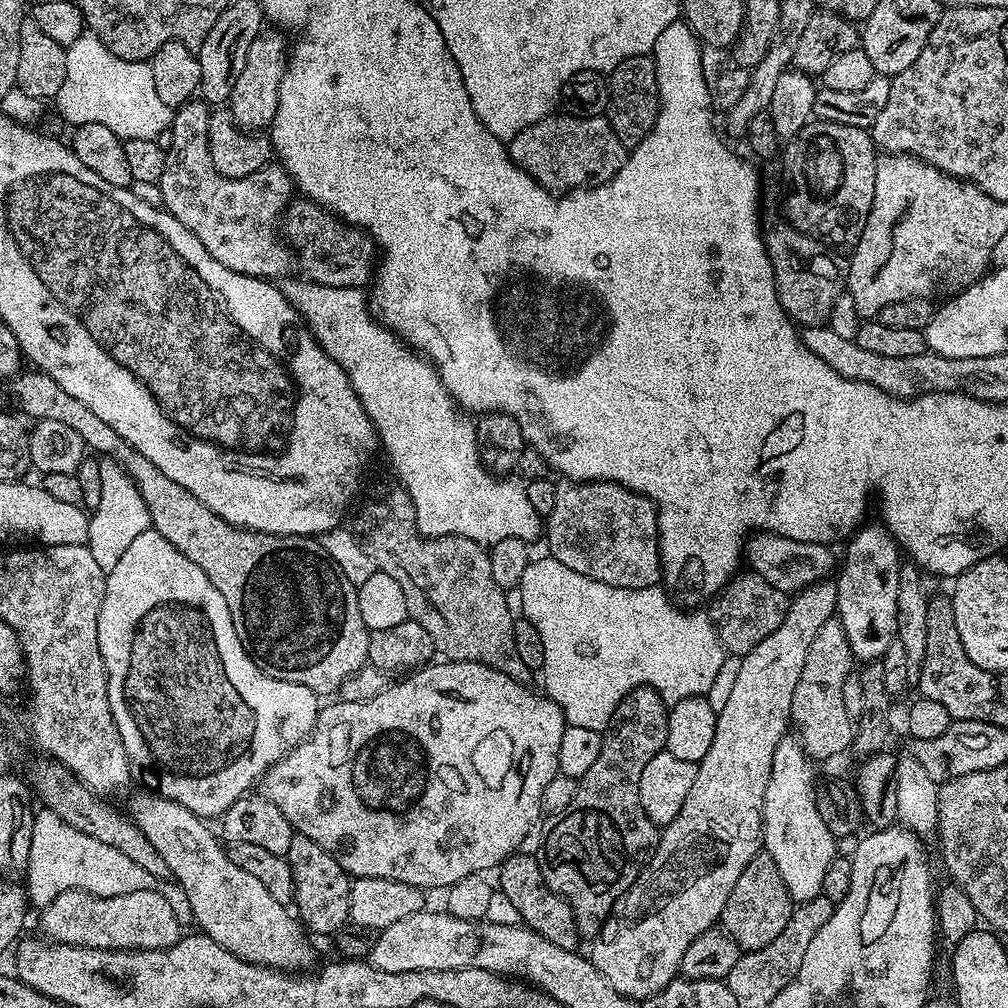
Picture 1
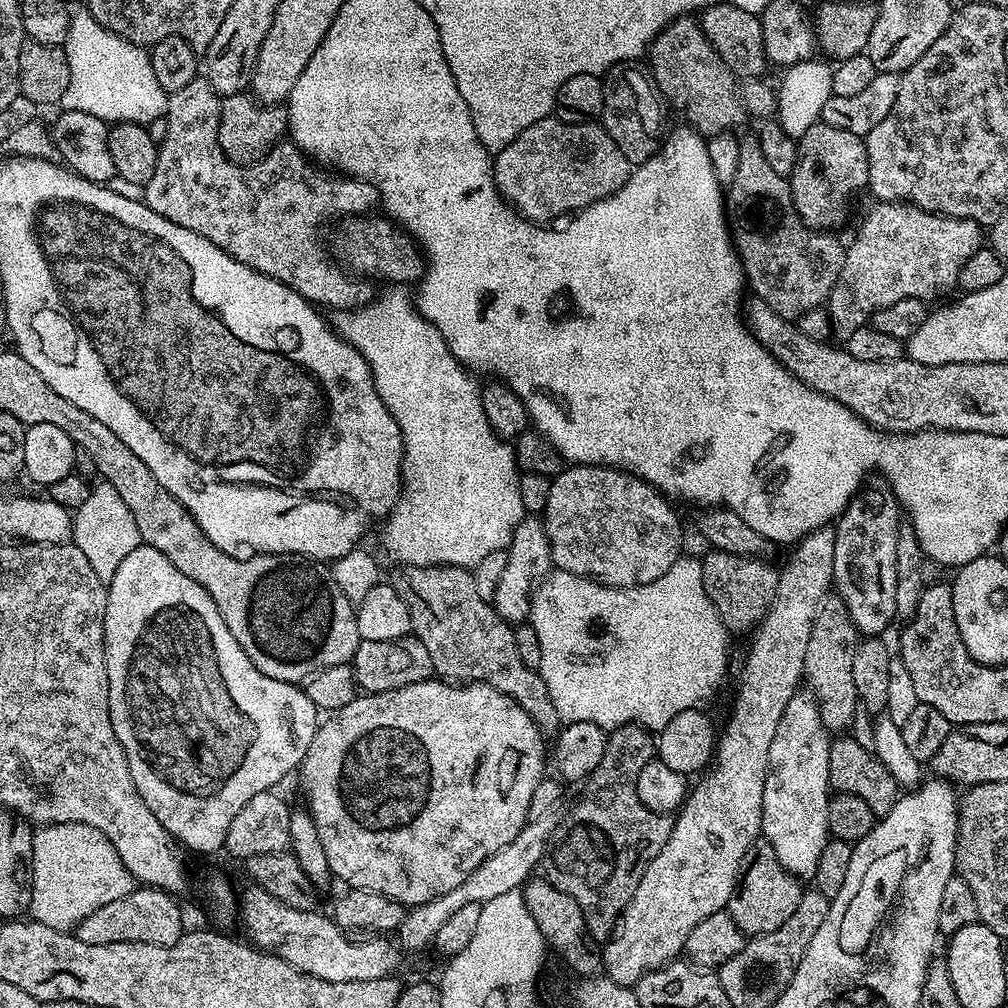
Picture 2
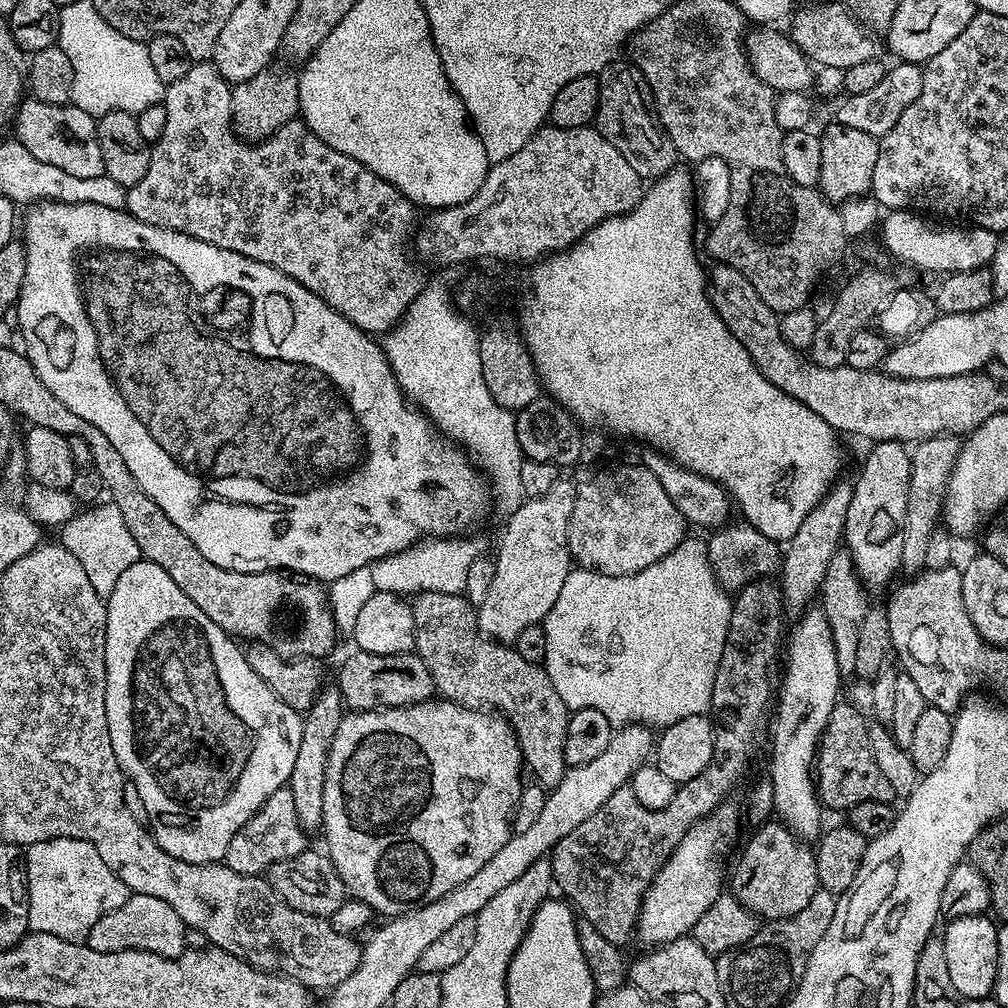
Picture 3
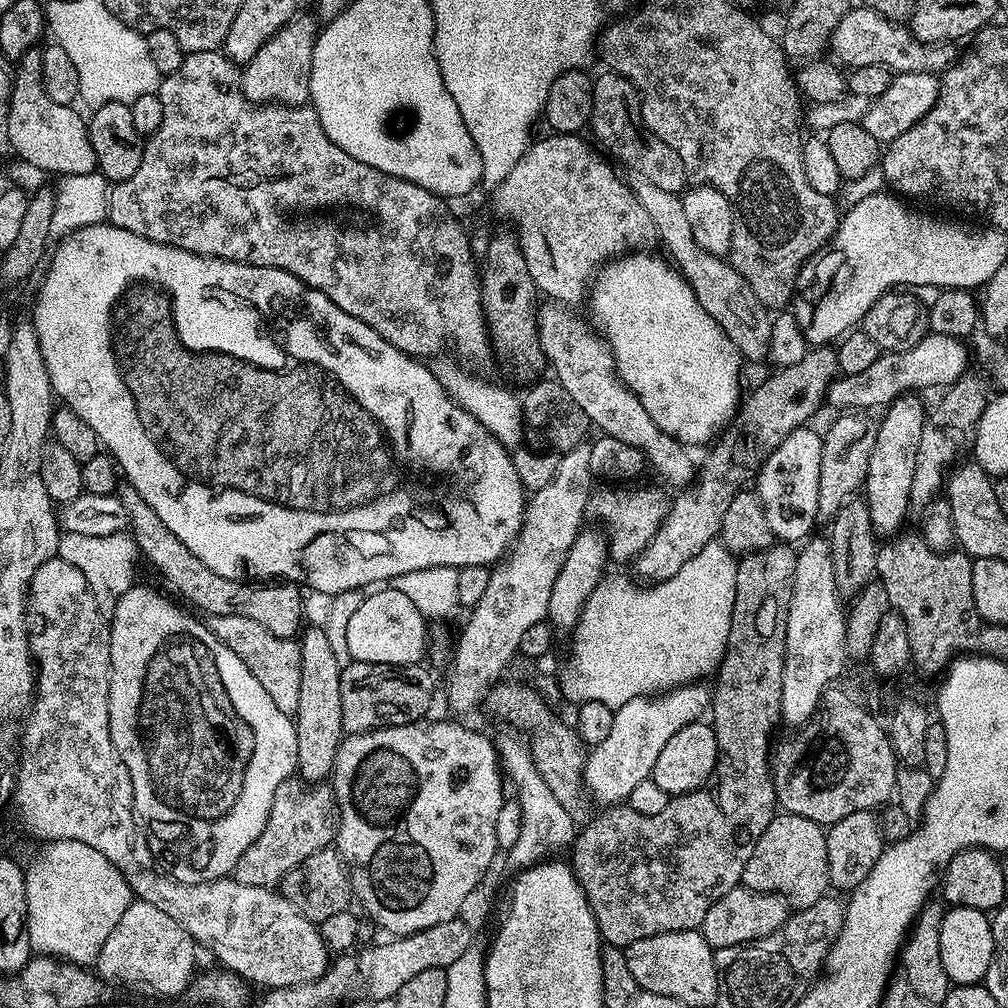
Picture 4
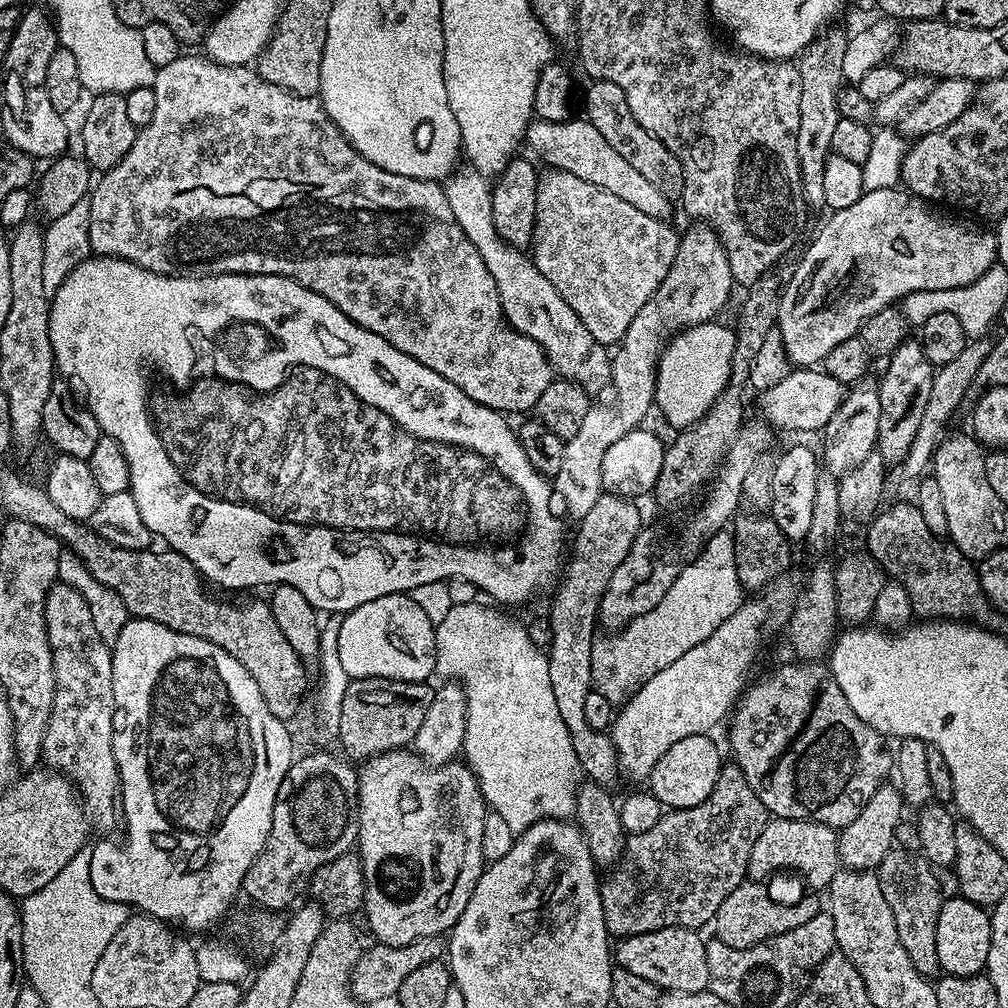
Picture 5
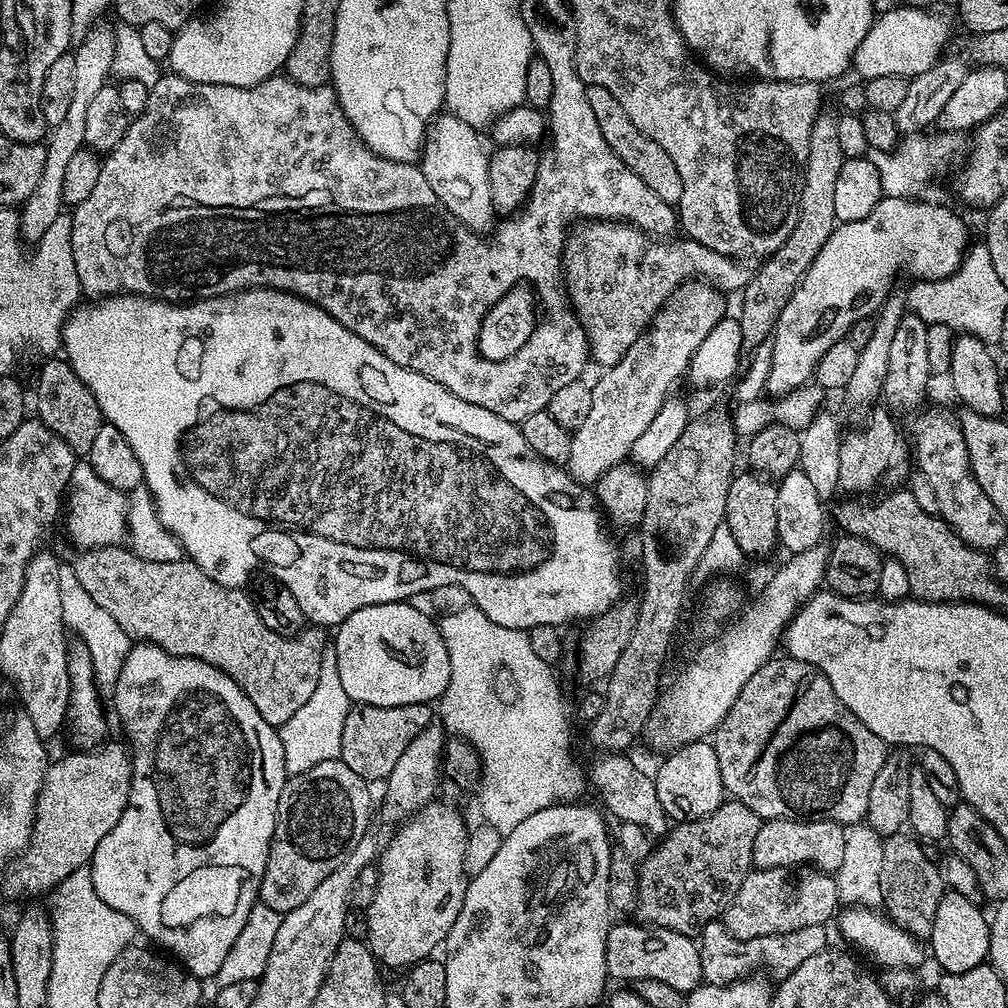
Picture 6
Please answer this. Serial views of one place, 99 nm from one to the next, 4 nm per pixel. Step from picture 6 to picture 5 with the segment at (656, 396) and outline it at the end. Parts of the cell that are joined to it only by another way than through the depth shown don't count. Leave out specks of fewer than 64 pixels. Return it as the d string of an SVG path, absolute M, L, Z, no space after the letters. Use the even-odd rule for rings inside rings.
M693 223L693 228L688 228L680 236L680 245L676 251L676 257L672 263L671 270L666 274L666 278L658 286L658 290L653 294L652 299L638 310L634 322L630 322L630 330L626 330L623 340L620 341L612 356L612 382L611 391L616 391L616 397L612 404L593 403L588 409L582 426L574 433L574 438L564 441L565 454L562 457L562 466L559 467L554 477L554 492L557 497L564 499L564 504L568 507L568 512L573 518L585 516L598 502L602 495L602 458L606 458L606 450L622 438L622 434L630 434L635 428L641 427L645 423L648 411L653 411L656 399L656 373L660 363L660 354L664 350L667 334L675 334L685 328L692 328L695 324L707 324L715 321L716 316L728 304L728 299L732 296L734 281L730 270L730 258L722 246L720 236L716 229L703 223Z

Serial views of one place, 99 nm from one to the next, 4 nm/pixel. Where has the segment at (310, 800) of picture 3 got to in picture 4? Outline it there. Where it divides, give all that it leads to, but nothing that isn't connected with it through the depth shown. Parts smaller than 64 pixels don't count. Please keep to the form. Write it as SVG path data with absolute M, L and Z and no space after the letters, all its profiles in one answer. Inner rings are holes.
M305 627L299 633L298 643L302 654L302 687L298 693L298 710L294 717L298 738L298 762L296 772L301 780L309 784L327 781L332 775L332 767L340 749L340 741L346 733L342 726L342 682L341 664L330 650L323 627Z

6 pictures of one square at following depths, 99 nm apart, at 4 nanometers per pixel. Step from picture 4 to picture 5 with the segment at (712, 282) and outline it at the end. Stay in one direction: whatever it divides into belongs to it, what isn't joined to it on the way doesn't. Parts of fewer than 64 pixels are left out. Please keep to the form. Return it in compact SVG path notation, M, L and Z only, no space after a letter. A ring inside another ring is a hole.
M536 118L529 124L527 132L524 133L523 143L533 152L533 157L541 156L545 165L554 168L561 168L564 172L574 174L586 182L590 182L599 188L610 190L610 194L618 194L634 210L642 210L642 214L650 214L650 218L658 218L662 221L669 219L672 212L673 201L658 186L653 186L643 174L638 174L598 130L586 118L569 118L562 122L546 122Z

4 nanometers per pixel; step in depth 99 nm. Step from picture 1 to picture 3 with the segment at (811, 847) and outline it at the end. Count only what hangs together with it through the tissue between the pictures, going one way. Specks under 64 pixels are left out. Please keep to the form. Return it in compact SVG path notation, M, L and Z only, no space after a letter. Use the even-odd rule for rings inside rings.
M812 606L797 620L800 621L793 626L792 637L786 640L788 661L784 664L784 681L781 684L779 681L778 699L774 704L772 761L768 764L766 776L772 781L772 806L779 823L785 824L789 832L801 841L812 842L822 832L822 801L817 795L814 765L828 719L841 699L839 684L842 677L824 611Z

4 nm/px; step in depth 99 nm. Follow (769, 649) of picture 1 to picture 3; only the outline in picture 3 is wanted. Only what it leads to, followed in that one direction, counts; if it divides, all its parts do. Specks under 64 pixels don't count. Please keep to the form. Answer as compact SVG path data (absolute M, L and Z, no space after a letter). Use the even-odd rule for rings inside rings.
M837 479L828 492L802 518L798 530L787 541L782 552L782 567L778 573L778 583L782 593L785 609L789 613L800 614L817 599L820 583L826 574L830 558L841 547L846 526L846 510L850 510L853 481ZM732 802L718 805L708 816L704 816L682 838L682 842L670 854L670 858L662 865L652 884L646 890L644 901L640 903L640 917L636 920L635 939L641 940L644 946L659 946L677 940L679 936L687 936L693 926L714 906L714 902L722 895L726 884L726 868L724 872L724 855L732 848L735 836L740 832L740 812Z

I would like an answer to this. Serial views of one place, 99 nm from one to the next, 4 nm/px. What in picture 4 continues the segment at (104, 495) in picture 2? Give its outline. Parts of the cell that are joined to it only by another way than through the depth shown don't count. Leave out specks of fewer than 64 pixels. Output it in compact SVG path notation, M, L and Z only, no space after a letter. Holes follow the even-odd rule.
M127 531L105 536L64 532L58 542L56 556L70 562L70 566L78 566L78 570L82 570L82 578L86 578L94 594L94 602L98 602L98 610L106 618L111 617L122 594L126 594L134 586L132 574L136 570L138 553L136 544Z

